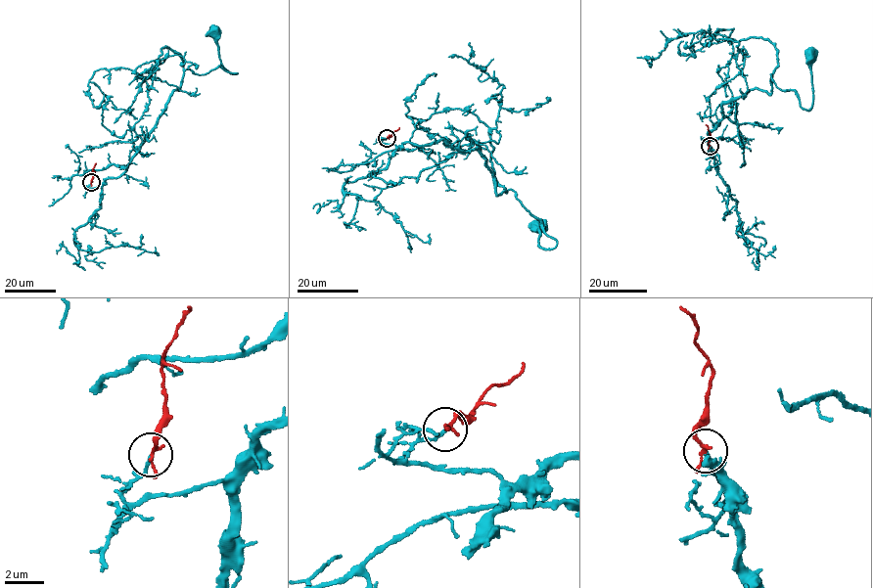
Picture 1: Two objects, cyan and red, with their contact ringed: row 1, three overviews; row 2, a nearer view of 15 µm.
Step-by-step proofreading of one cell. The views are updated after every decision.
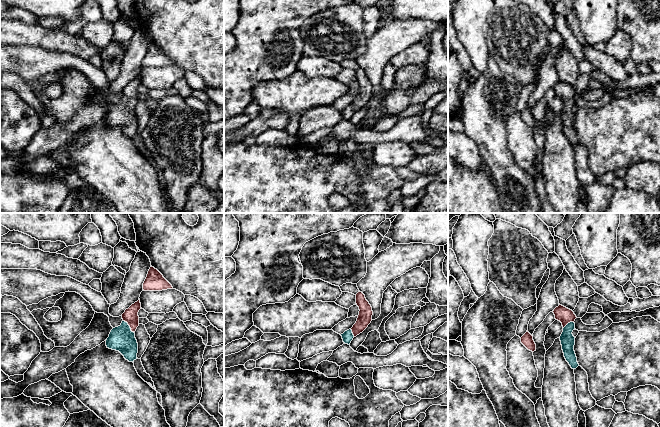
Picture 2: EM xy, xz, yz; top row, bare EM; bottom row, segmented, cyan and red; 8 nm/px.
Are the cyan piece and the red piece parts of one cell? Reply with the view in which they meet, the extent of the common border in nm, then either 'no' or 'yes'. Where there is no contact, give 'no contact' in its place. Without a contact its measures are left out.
xy | 130 nm | yes

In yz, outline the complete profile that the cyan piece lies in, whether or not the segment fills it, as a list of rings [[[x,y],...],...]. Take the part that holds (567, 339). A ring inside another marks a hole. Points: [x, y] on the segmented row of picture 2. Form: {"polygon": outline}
{"polygon": [[[559,304],[553,311],[555,319],[560,321],[563,326],[563,332],[560,336],[562,350],[566,361],[572,369],[576,369],[579,364],[574,351],[575,337],[572,332],[575,330],[575,319],[577,318],[574,312]]]}

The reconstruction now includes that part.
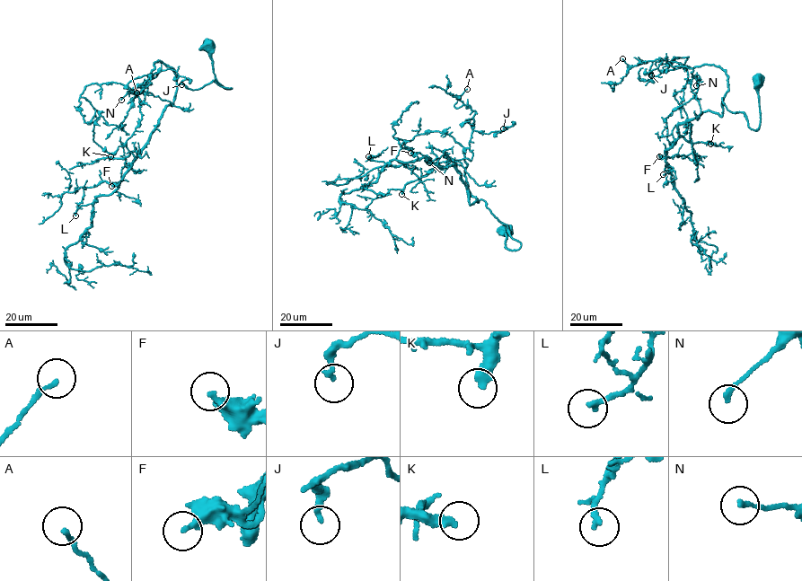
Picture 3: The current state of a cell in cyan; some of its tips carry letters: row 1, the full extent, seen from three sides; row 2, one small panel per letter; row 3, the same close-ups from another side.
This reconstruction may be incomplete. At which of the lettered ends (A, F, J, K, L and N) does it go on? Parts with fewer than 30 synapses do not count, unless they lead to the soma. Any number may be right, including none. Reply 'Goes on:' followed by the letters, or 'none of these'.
Goes on: F, K, L

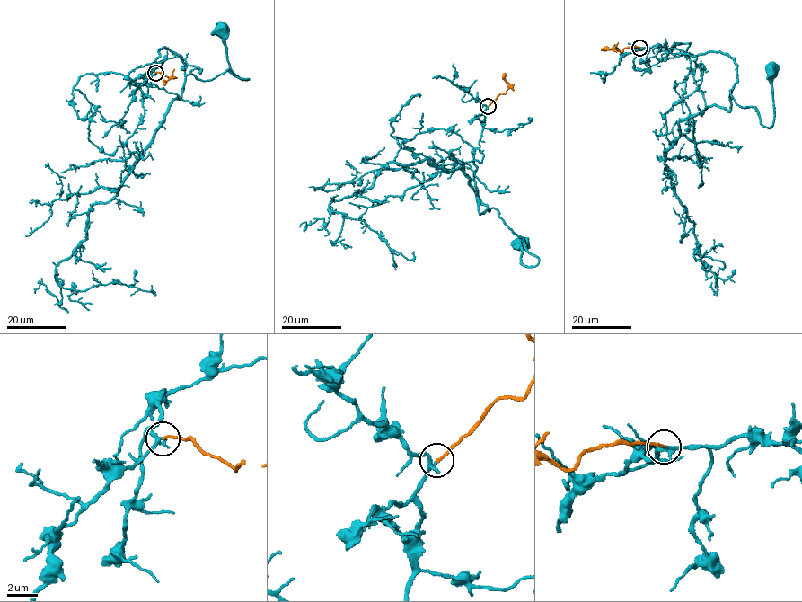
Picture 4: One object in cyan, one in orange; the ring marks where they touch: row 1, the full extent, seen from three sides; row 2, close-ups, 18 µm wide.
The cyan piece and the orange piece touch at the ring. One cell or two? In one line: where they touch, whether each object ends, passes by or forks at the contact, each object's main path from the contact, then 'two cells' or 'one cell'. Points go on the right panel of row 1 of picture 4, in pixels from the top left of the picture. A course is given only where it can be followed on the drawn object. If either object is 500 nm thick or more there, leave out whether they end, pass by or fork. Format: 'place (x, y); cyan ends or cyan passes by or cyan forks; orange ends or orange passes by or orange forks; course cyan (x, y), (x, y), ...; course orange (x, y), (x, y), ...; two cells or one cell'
place (639, 48); cyan passes by; orange ends; course cyan (640, 47), (728, 54), (736, 66), (729, 92), (736, 104), (755, 107), (770, 128), (771, 68); course orange (640, 47), (625, 48), (621, 52), (601, 48); one cell

